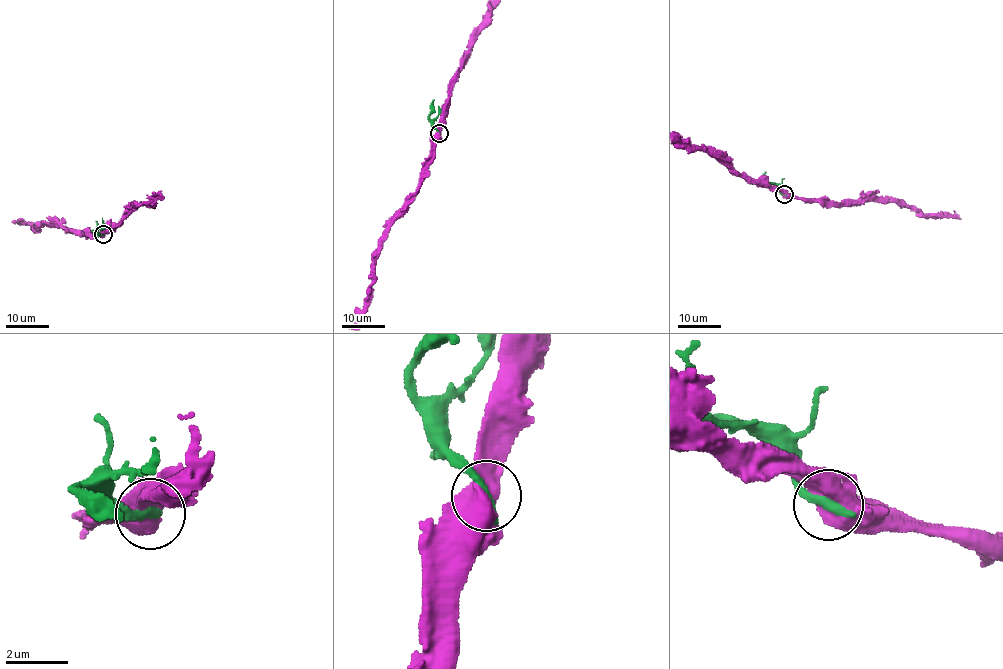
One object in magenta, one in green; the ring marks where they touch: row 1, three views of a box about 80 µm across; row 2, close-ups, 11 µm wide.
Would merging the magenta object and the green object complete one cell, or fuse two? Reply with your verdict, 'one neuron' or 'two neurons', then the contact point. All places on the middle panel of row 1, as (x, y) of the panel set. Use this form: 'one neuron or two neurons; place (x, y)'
two neurons; place (439, 133)

